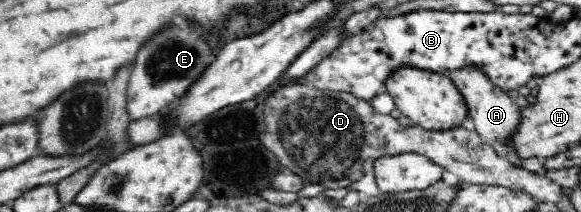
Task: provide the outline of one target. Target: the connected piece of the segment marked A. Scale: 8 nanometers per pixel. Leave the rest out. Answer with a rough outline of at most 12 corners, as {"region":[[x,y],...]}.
{"region":[[483,70],[448,72],[485,144],[521,166],[510,144],[521,108]]}

